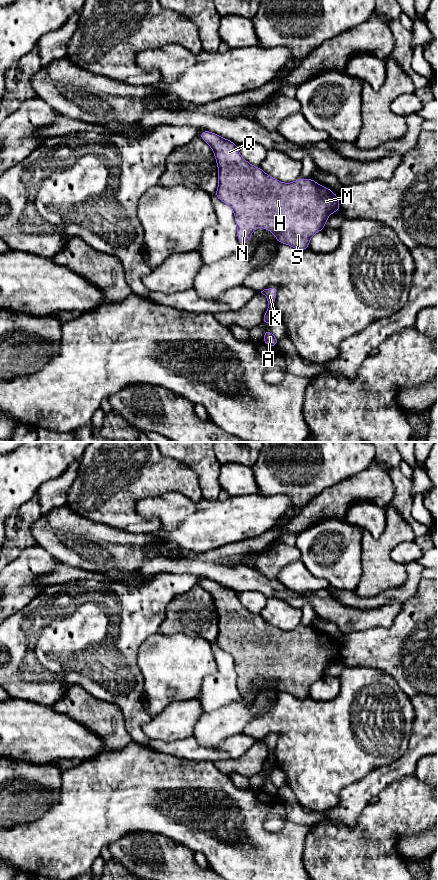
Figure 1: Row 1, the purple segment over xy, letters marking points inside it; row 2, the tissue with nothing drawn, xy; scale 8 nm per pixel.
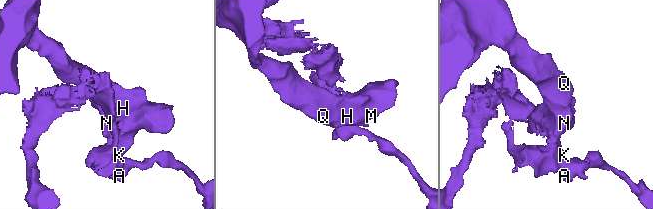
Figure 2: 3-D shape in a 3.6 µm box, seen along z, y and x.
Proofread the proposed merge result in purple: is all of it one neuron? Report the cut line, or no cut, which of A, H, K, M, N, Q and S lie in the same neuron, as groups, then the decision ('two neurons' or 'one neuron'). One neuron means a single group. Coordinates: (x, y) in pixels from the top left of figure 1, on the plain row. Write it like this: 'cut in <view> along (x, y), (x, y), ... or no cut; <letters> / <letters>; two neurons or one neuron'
cut in xy along (267, 758), (276, 765); A / H K M N Q S; two neurons

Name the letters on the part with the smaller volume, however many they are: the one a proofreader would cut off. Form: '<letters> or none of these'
A

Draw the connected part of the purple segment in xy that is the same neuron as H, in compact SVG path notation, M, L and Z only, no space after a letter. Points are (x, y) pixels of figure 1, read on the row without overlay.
M204 578L198 584L213 598L218 614L218 636L214 644L234 659L237 687L240 692L249 690L253 678L262 675L272 680L279 692L288 692L298 699L304 699L309 696L311 685L326 675L329 664L340 659L339 643L319 633L314 627L299 626L291 631L283 631L265 621L260 614L255 615L246 609L234 590L208 578Z

